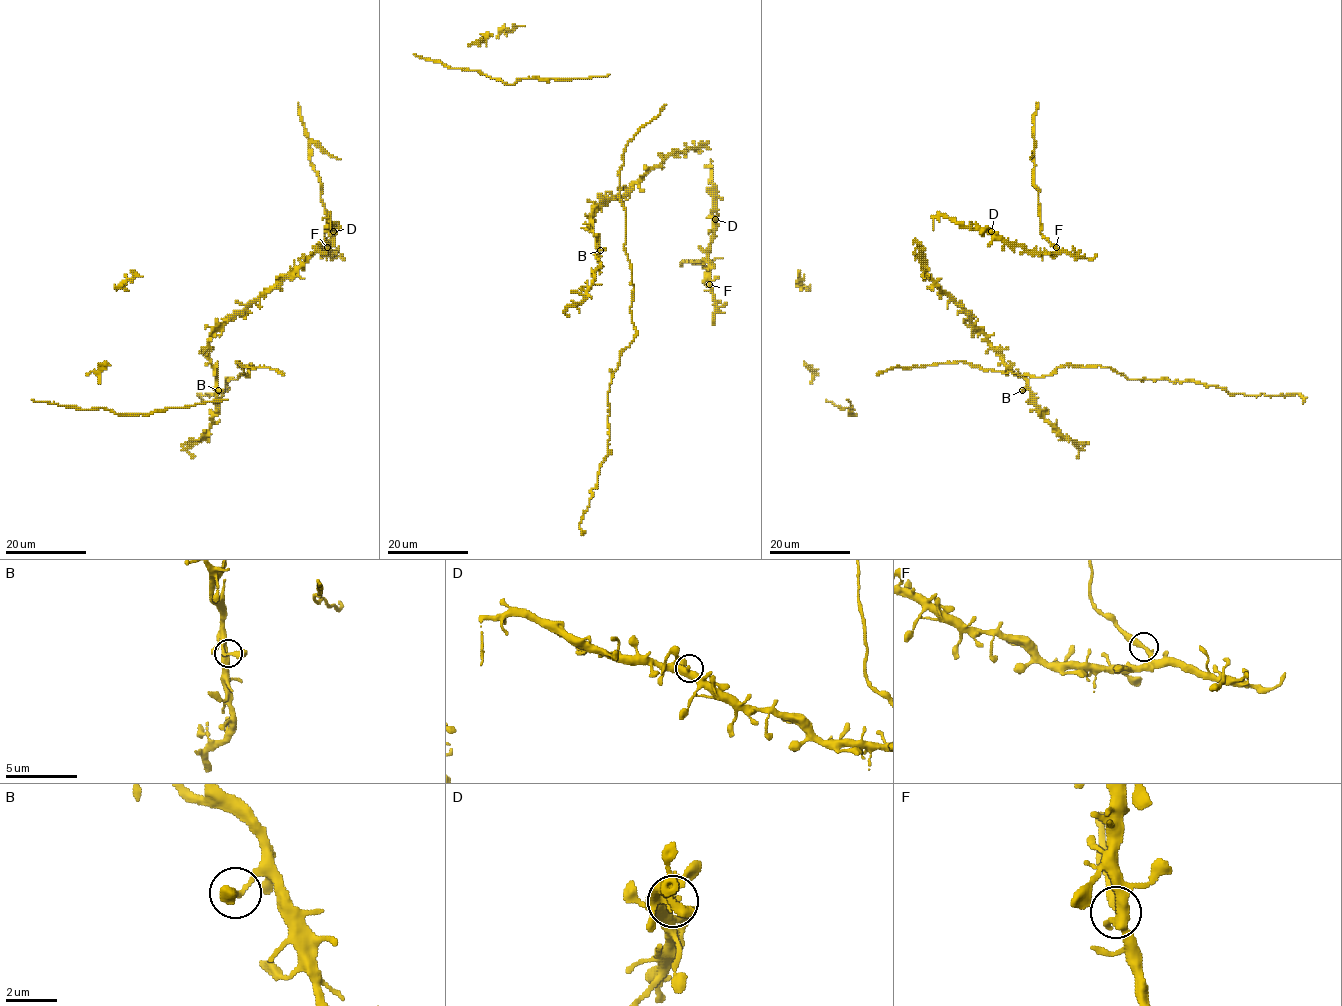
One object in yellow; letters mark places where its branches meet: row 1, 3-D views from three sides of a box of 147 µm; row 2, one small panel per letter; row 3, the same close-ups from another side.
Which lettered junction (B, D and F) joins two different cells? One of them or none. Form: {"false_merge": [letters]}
{"false_merge": ["F"]}

